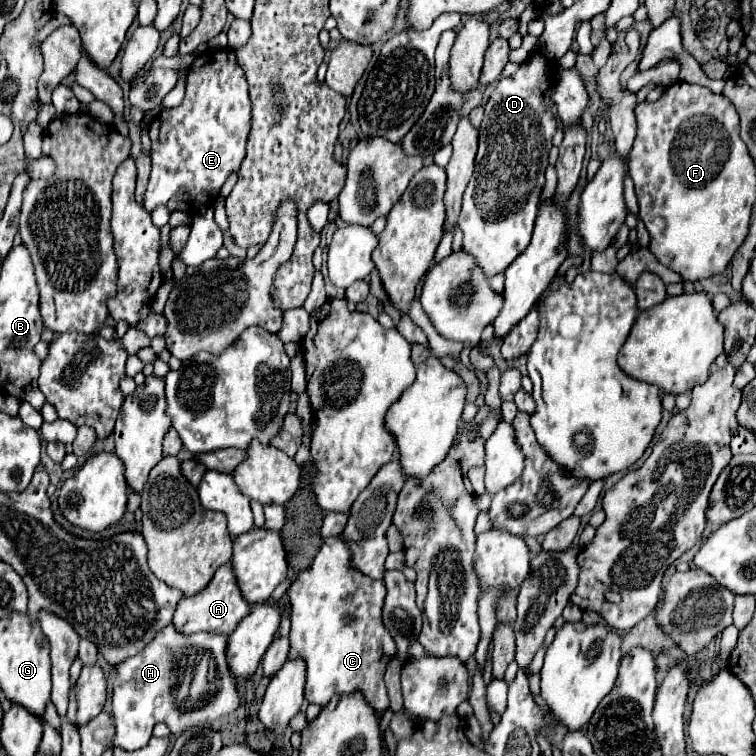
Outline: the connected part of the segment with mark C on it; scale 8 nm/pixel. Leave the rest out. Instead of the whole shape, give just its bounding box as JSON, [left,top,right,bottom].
[290,537,396,713]

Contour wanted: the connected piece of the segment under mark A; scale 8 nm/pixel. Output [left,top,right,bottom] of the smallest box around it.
[172,563,250,635]

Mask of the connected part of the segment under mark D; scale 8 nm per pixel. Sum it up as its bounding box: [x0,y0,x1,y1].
[458,51,558,277]

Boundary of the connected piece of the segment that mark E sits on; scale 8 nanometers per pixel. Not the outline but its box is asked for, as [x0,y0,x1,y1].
[144,49,250,215]

